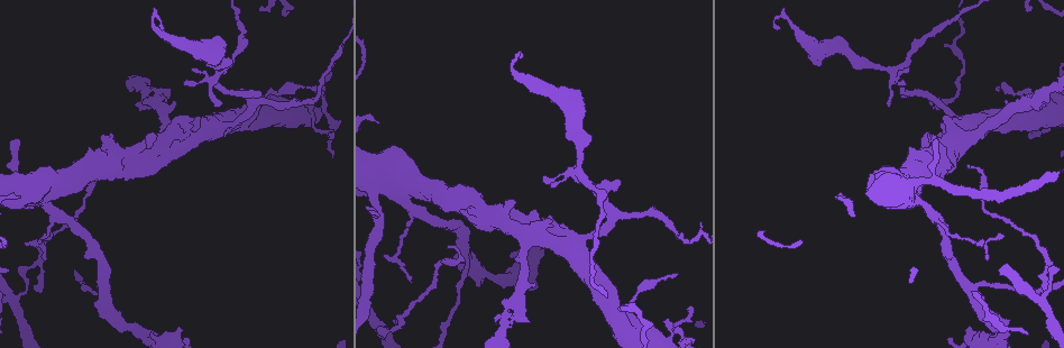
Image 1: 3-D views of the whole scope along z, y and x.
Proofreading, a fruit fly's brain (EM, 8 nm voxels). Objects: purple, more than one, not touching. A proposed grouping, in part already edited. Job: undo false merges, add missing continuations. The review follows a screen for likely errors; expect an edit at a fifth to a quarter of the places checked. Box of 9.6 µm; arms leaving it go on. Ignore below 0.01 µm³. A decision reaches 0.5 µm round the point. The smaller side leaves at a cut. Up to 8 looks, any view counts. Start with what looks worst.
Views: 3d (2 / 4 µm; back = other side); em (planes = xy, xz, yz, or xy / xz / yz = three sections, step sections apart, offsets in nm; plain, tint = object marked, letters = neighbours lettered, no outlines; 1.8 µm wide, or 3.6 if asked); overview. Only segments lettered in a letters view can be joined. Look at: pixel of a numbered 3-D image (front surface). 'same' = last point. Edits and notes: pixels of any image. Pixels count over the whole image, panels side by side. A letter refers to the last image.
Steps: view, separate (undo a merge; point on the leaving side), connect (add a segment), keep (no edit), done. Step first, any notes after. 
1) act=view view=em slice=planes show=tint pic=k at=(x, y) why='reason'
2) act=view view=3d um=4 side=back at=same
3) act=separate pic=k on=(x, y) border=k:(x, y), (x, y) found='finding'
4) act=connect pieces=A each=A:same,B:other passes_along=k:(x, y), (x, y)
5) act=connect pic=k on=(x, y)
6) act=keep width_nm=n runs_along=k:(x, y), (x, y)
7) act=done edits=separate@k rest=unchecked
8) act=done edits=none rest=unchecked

act=view view=3d um=2 pic=1 at=(573, 176) why='three-way junction'

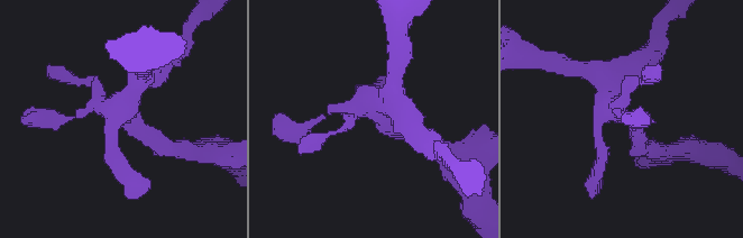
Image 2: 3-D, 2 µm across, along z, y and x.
act=view view=em um=3.6 slice=planes show=plain pic=2 at=(616, 110) why='now the EM'

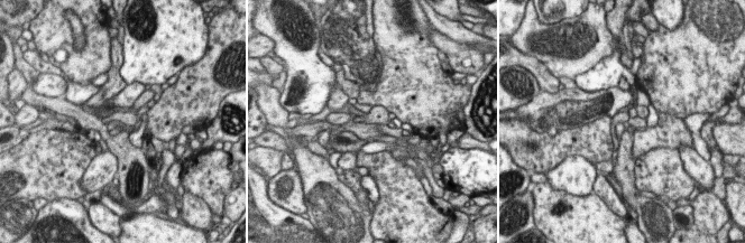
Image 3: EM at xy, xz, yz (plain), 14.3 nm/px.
act=view view=em um=3.6 slice=planes show=letters at=same

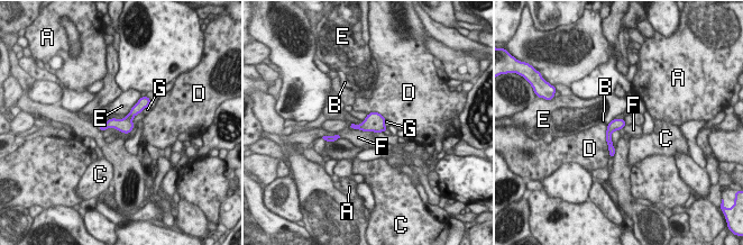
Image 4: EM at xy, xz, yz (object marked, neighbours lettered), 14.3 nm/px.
act=keep longest_contact=D:460nm each=A:other,B:other,C:other,D:other,E:other,F:other,G:other border=4:(617, 129), (611, 135), (612, 143) found='all the same neuron'

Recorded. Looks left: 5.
act=view view=3d um=4 side=back pic=1 at=(672, 332) why='sudden change in width'

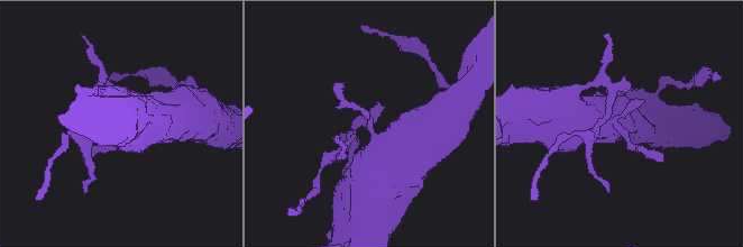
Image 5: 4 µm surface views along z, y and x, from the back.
act=view view=em um=3.6 slice=planes show=plain pic=5 at=(622, 130)

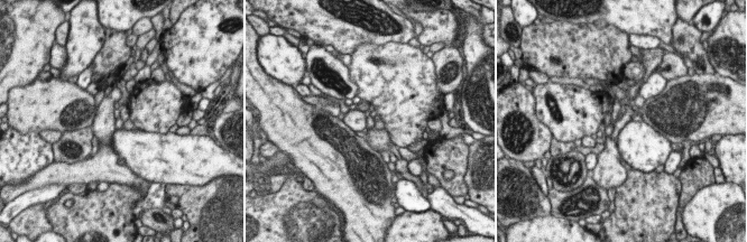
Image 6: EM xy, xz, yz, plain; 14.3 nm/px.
act=view view=em um=3.6 slice=planes show=letters at=same why='what lies round it'

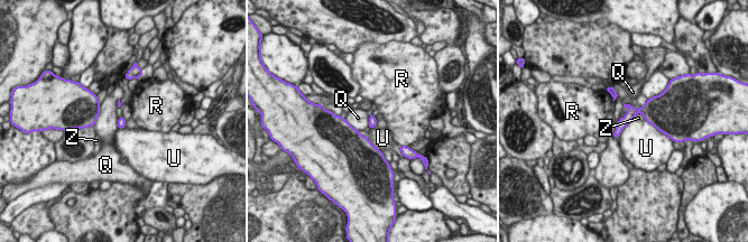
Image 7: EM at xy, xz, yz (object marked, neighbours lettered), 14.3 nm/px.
act=keep width_nm=130 each=Q:other,R:other,U:other,Z:other runs_along=7:(656, 120), (635, 111), (617, 133) found='all the same neuron'

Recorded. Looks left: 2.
act=view view=3d um=2 pic=1 at=(164, 28)

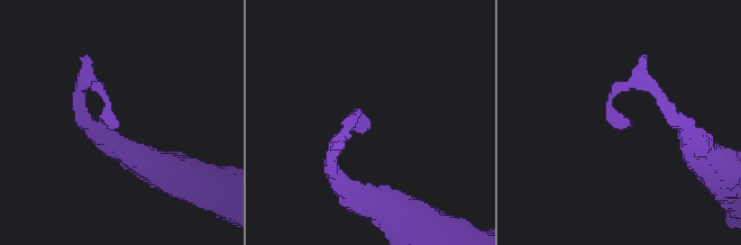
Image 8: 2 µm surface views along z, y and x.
act=view view=em slice=planes show=letters pic=8 at=(116, 124) why='need the tissue'

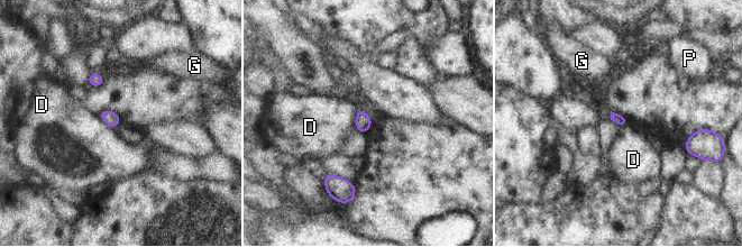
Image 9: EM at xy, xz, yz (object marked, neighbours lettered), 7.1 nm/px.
act=keep each=D:other,G:other,P:other border=9:(358, 108), (356, 130) found='no lettered segment goes on from it'

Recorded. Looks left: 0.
act=done edits=none rest=unchecked

